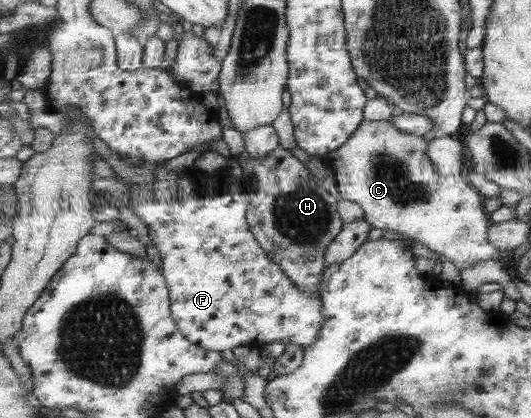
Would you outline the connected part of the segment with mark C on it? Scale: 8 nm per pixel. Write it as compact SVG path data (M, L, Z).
M364 119L348 142L327 156L331 158L341 198L360 204L364 208L365 220L373 228L398 231L405 239L418 240L429 250L446 256L460 270L500 258L501 250L488 238L491 219L490 213L484 210L484 196L464 172L460 176L440 174L429 152L429 142L424 140L424 136L400 132L396 126L392 126L390 120Z

